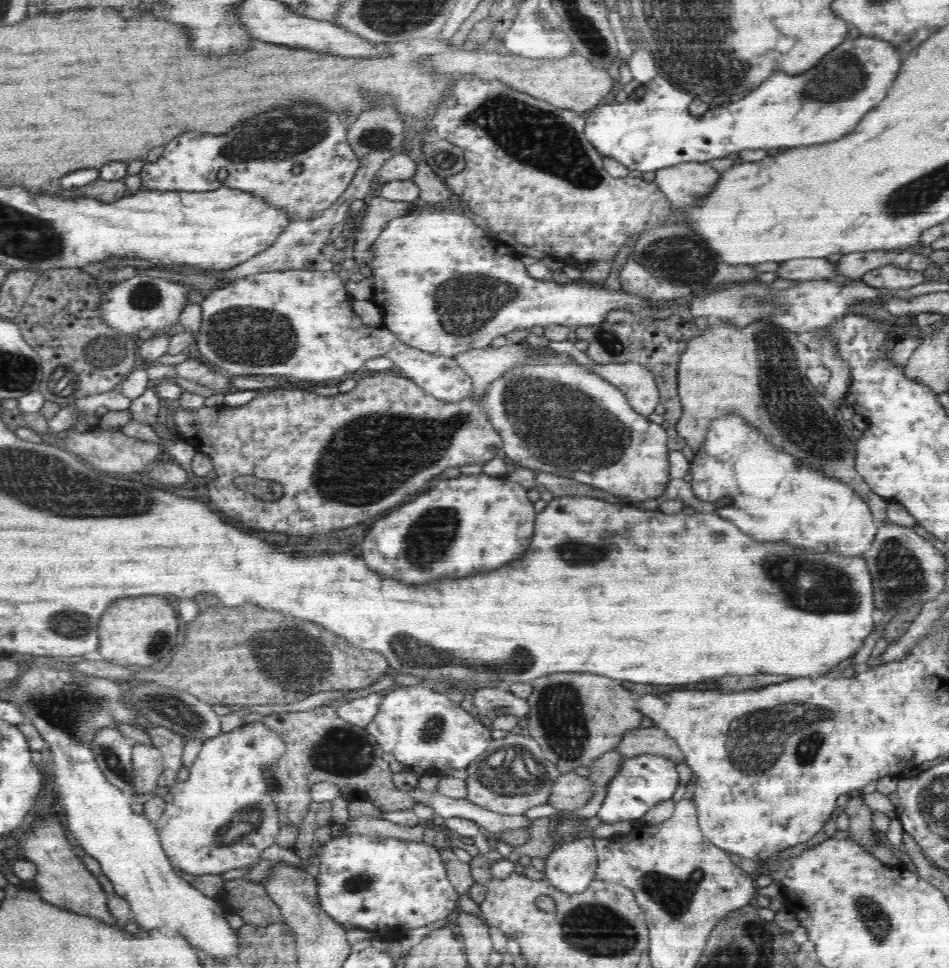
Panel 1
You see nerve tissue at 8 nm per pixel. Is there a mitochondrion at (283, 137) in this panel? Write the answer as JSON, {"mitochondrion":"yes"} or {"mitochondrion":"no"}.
{"mitochondrion":"yes"}

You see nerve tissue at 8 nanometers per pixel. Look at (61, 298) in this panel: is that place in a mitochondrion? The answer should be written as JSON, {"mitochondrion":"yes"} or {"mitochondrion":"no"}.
{"mitochondrion":"no"}

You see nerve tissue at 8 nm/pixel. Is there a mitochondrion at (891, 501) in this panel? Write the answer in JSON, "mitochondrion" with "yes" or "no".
{"mitochondrion":"no"}

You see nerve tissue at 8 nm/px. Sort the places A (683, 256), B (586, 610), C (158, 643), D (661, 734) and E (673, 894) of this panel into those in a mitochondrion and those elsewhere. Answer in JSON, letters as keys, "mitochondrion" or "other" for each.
{"A":"mitochondrion","B":"other","C":"mitochondrion","D":"other","E":"mitochondrion"}

